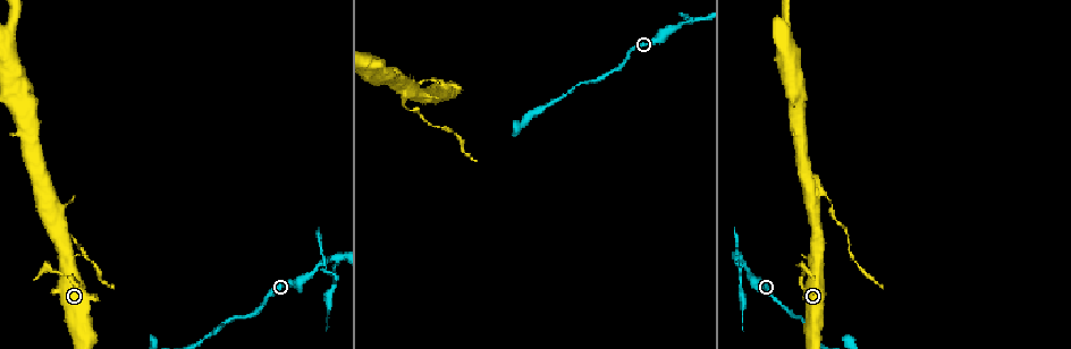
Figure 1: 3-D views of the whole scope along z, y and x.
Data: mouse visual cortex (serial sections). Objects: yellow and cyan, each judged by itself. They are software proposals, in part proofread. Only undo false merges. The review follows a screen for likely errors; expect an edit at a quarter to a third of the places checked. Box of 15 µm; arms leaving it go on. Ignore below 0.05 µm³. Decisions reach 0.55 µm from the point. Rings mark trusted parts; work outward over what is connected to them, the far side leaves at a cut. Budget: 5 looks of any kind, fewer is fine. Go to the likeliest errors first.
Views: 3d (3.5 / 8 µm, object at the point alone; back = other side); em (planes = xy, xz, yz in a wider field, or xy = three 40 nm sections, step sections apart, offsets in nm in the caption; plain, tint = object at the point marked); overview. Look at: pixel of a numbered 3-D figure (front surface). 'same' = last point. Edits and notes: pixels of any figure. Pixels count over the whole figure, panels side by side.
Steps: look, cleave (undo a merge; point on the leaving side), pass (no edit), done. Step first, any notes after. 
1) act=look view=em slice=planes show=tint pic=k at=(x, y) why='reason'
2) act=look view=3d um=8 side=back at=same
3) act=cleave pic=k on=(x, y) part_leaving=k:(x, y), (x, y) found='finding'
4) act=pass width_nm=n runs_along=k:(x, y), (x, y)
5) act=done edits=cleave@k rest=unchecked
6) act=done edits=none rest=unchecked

act=look view=3d um=8 side=back pic=1 at=(330, 259) why='arms part here'

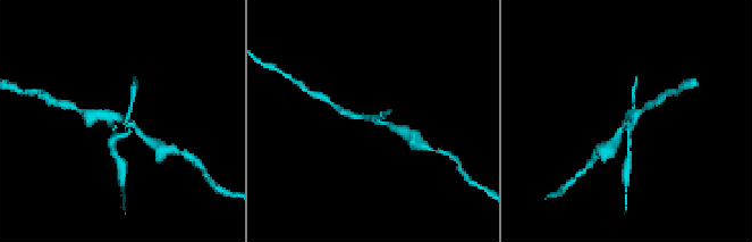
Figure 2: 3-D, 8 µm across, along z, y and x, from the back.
act=look view=3d um=3.5 pic=2 at=(119, 118)

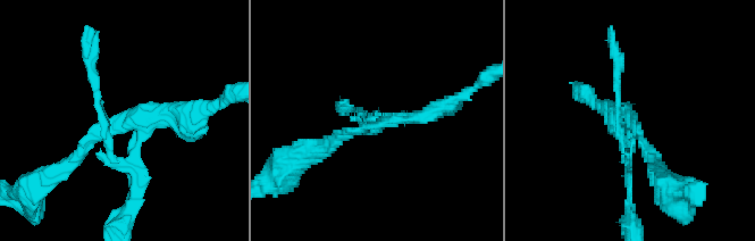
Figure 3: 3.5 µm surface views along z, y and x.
act=look view=em slice=xy step=2 show=tint pic=3 at=(121, 123)

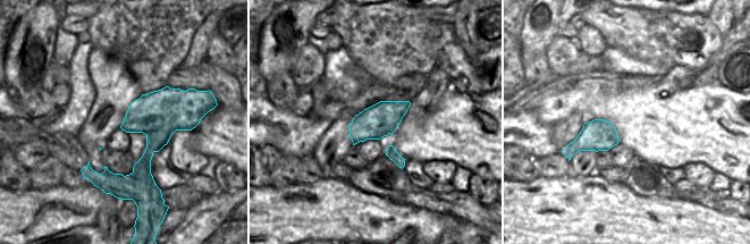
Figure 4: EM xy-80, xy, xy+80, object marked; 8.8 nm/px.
act=cleave pic=3 on=(136, 182) part_leaving=3:(134, 132), (141, 191), (120, 233) found='two cells meet here'

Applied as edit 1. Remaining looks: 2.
act=look view=3d um=8 side=back pic=1 at=(47, 196) why='sharp bend'

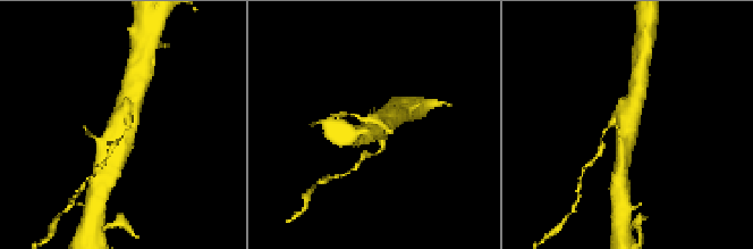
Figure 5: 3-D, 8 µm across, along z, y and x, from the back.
act=look view=em slice=xy step=2 show=tint pic=5 at=(118, 126) why='now the EM'

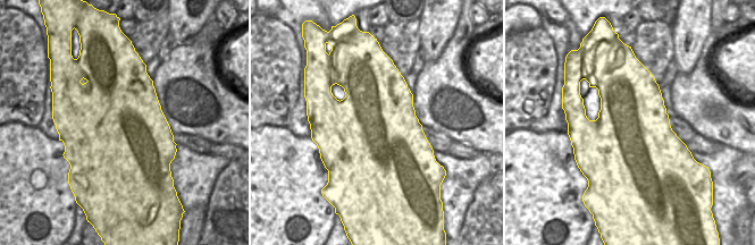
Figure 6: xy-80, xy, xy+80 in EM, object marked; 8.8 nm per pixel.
act=cleave pic=5 on=(602, 146) found='a second cell is stuck on'

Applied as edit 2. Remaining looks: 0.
act=done edits=cleave@3,cleave@5 rest=unchecked

